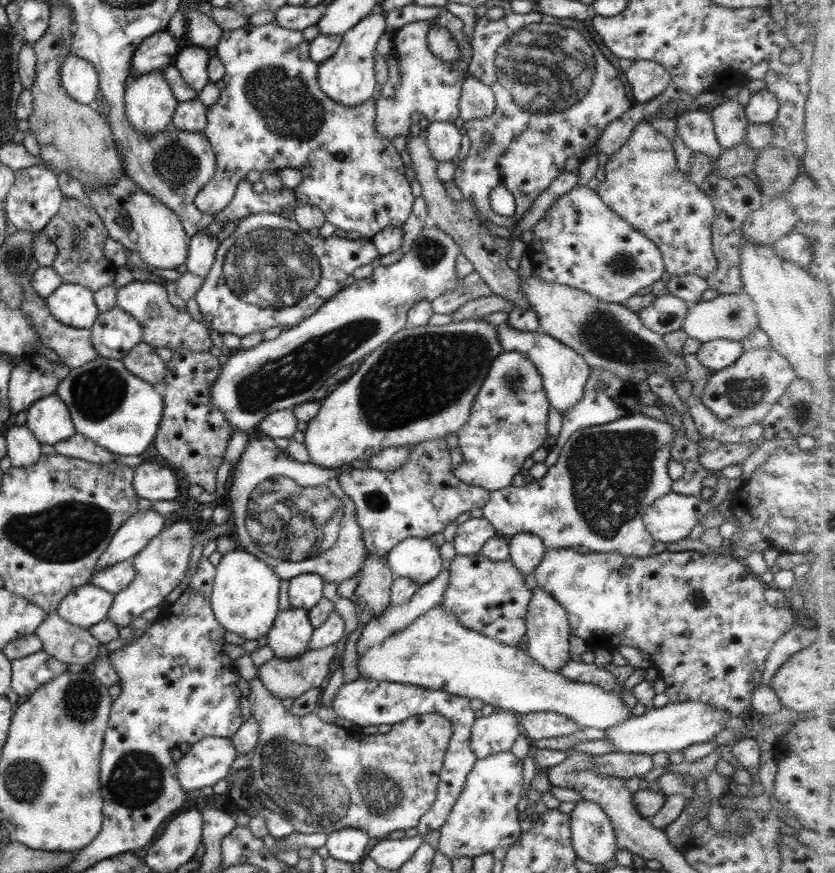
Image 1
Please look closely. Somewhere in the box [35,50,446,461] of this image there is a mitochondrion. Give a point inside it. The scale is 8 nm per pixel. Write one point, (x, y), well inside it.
(271, 268)

